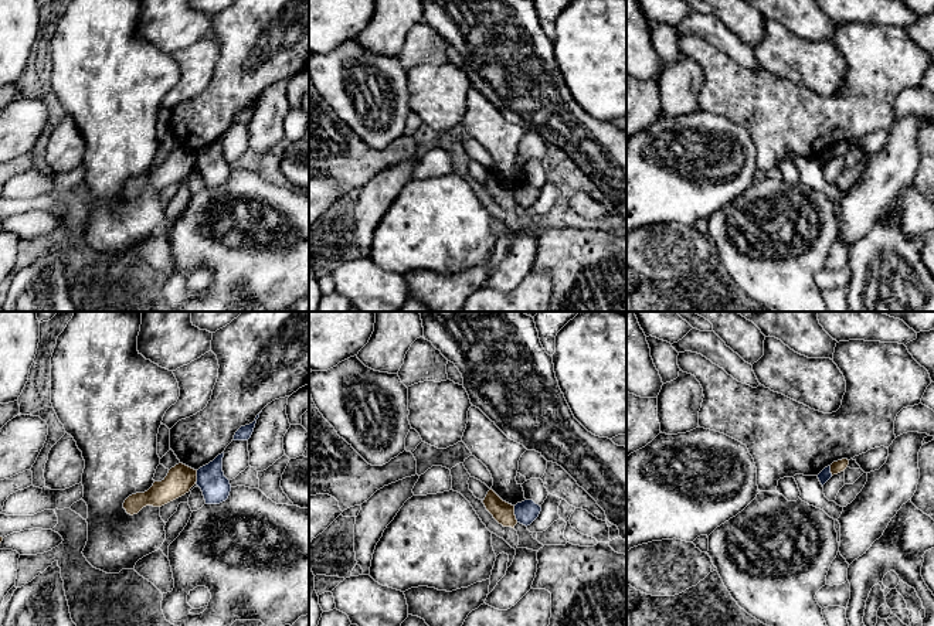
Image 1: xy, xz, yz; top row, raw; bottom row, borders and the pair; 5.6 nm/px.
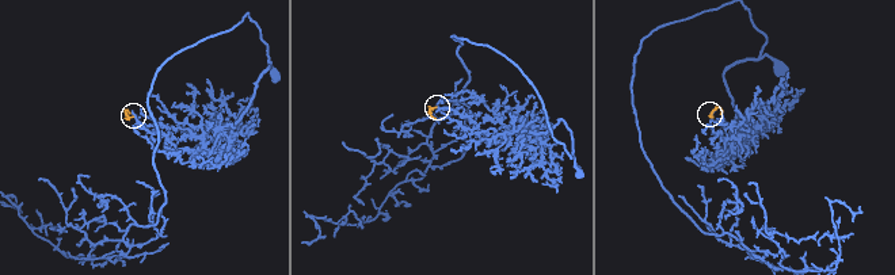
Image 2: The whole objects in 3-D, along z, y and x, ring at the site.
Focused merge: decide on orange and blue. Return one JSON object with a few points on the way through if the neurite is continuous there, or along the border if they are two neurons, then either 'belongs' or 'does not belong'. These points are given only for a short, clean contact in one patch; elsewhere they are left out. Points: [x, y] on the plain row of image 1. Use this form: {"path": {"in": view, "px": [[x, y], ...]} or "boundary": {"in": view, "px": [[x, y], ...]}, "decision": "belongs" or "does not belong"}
{"boundary": {"in": "xz", "px": [[513, 189], [513, 197], [518, 204]]}, "decision": "does not belong"}

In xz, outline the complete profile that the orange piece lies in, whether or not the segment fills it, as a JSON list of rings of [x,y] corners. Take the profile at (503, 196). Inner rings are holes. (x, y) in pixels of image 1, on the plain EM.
[[[492,171],[488,174],[483,187],[499,207],[514,211],[517,207],[514,188],[503,184]]]

